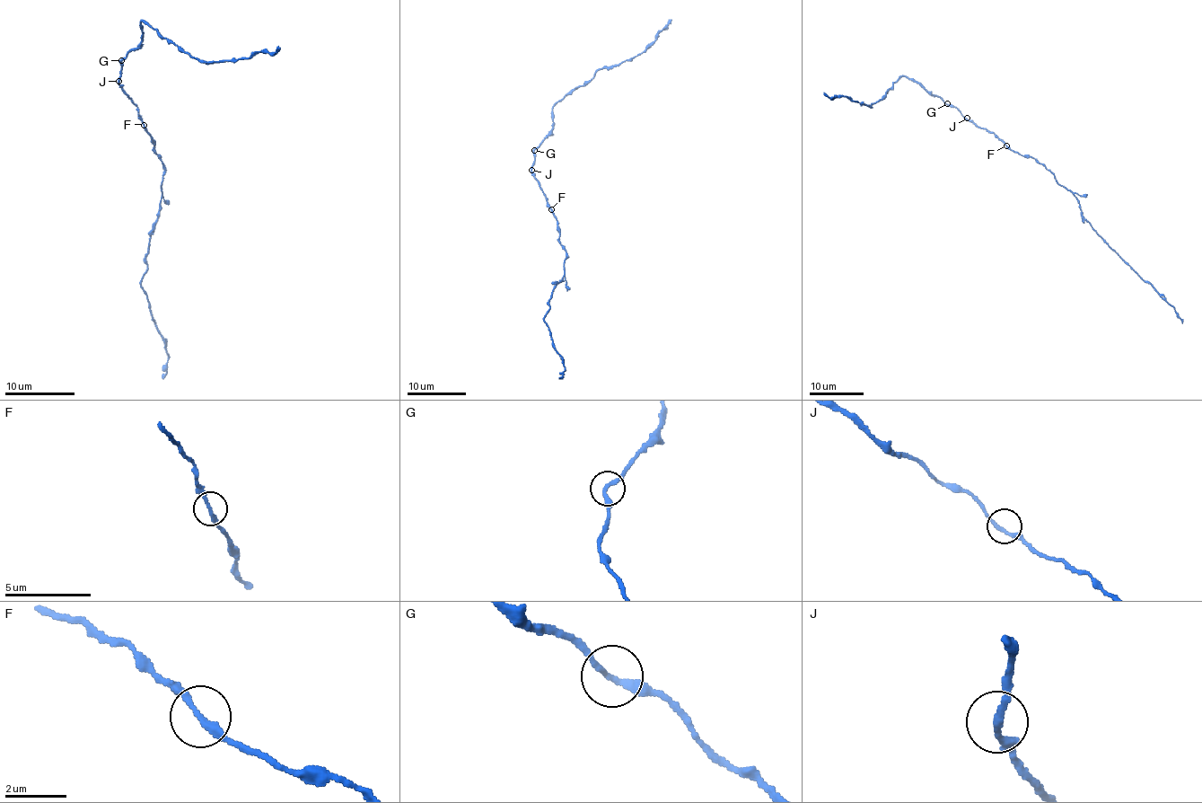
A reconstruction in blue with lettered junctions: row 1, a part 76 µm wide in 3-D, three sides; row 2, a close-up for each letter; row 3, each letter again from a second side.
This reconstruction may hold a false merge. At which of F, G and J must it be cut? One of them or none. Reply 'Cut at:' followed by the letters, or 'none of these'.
Cut at: none of these

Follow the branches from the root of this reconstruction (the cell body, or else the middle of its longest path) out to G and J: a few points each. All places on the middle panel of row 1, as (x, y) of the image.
G: (548, 202), (531, 170), (534, 150)
J: (548, 202), (531, 170)

